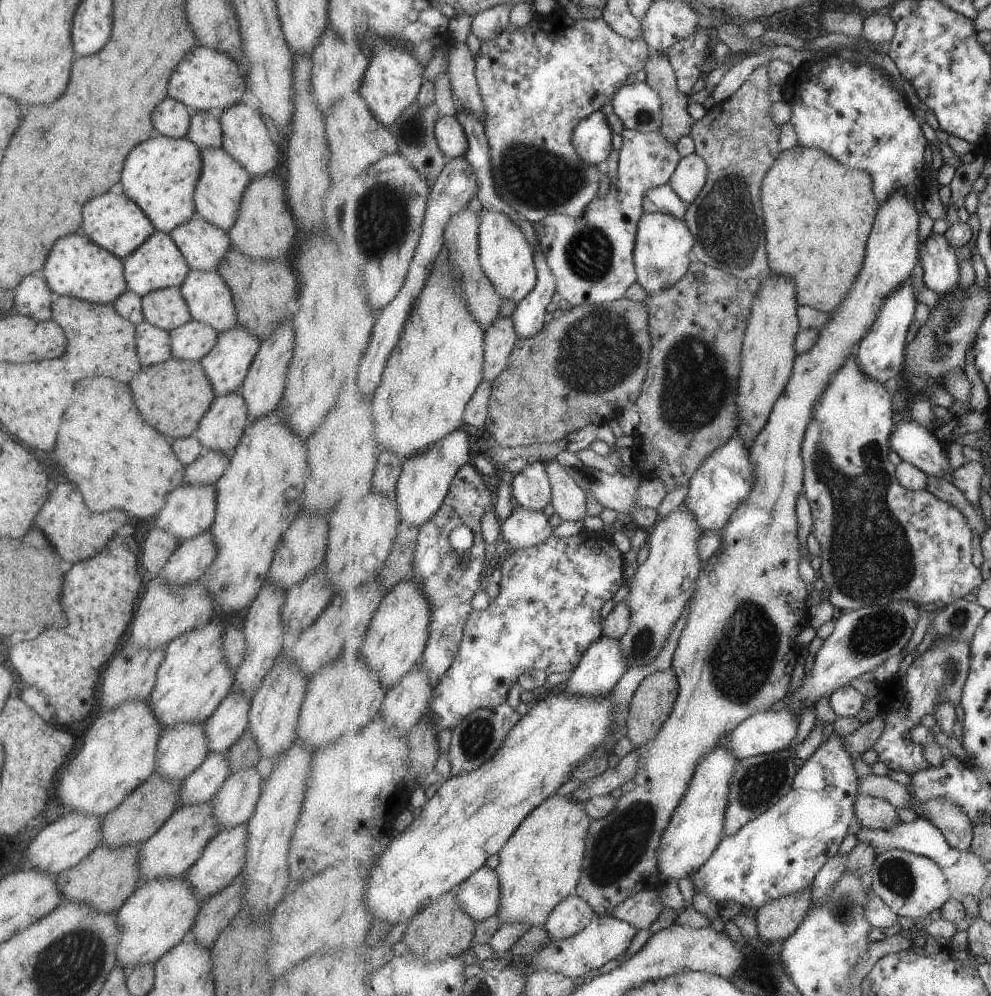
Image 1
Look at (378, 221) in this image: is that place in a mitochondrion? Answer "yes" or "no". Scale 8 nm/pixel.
yes

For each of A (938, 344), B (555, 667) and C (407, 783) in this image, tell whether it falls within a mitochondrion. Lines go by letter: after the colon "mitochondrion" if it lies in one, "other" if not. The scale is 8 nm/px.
A: mitochondrion
B: other
C: other

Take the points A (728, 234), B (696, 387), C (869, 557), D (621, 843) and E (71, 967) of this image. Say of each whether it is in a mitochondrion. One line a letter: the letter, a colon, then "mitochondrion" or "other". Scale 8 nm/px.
A: mitochondrion
B: mitochondrion
C: mitochondrion
D: mitochondrion
E: mitochondrion

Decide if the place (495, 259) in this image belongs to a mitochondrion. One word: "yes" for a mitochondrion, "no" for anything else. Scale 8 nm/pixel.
no

